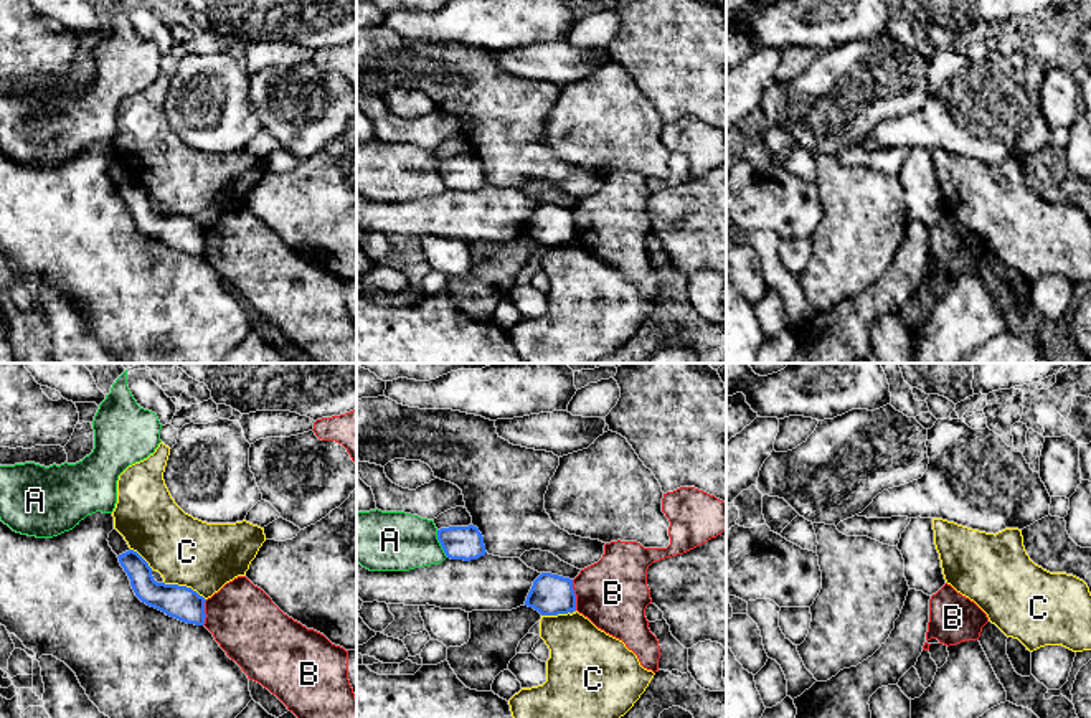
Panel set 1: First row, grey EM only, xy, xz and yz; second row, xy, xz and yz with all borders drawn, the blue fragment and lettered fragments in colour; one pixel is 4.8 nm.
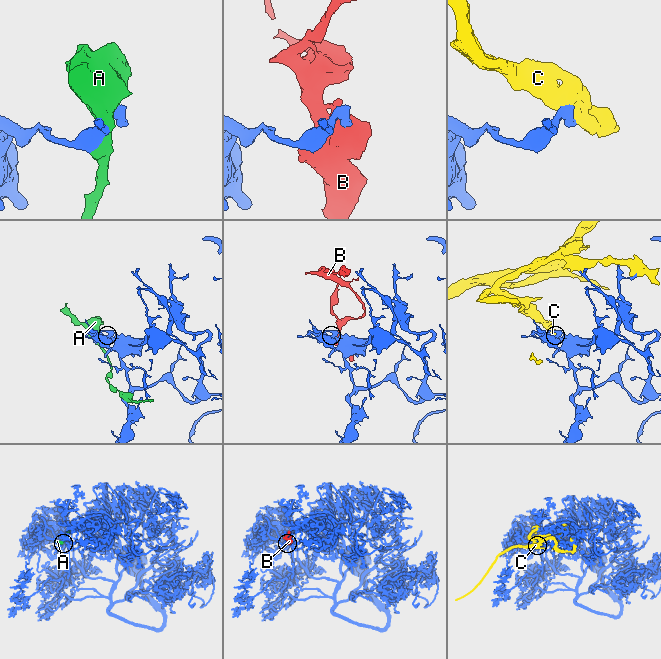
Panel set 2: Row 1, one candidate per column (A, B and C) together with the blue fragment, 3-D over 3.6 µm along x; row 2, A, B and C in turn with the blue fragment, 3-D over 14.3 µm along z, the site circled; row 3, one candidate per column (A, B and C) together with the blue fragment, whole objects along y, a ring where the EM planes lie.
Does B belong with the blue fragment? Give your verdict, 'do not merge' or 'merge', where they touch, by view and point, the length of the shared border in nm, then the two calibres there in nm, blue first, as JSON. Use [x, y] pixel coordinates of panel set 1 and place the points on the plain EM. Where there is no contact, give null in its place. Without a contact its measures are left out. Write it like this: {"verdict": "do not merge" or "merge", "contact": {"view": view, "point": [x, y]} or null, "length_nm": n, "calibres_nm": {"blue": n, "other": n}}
{"verdict": "do not merge", "contact": {"view": "xz", "point": [575, 225]}, "length_nm": 150, "calibres_nm": {"blue": 200, "other": 340}}

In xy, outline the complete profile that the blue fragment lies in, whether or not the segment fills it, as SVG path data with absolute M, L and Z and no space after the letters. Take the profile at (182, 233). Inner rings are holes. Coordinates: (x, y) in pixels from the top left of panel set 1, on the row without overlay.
M134 180L117 187L135 226L150 238L187 254L205 254L205 228L187 216L157 213L149 193Z

